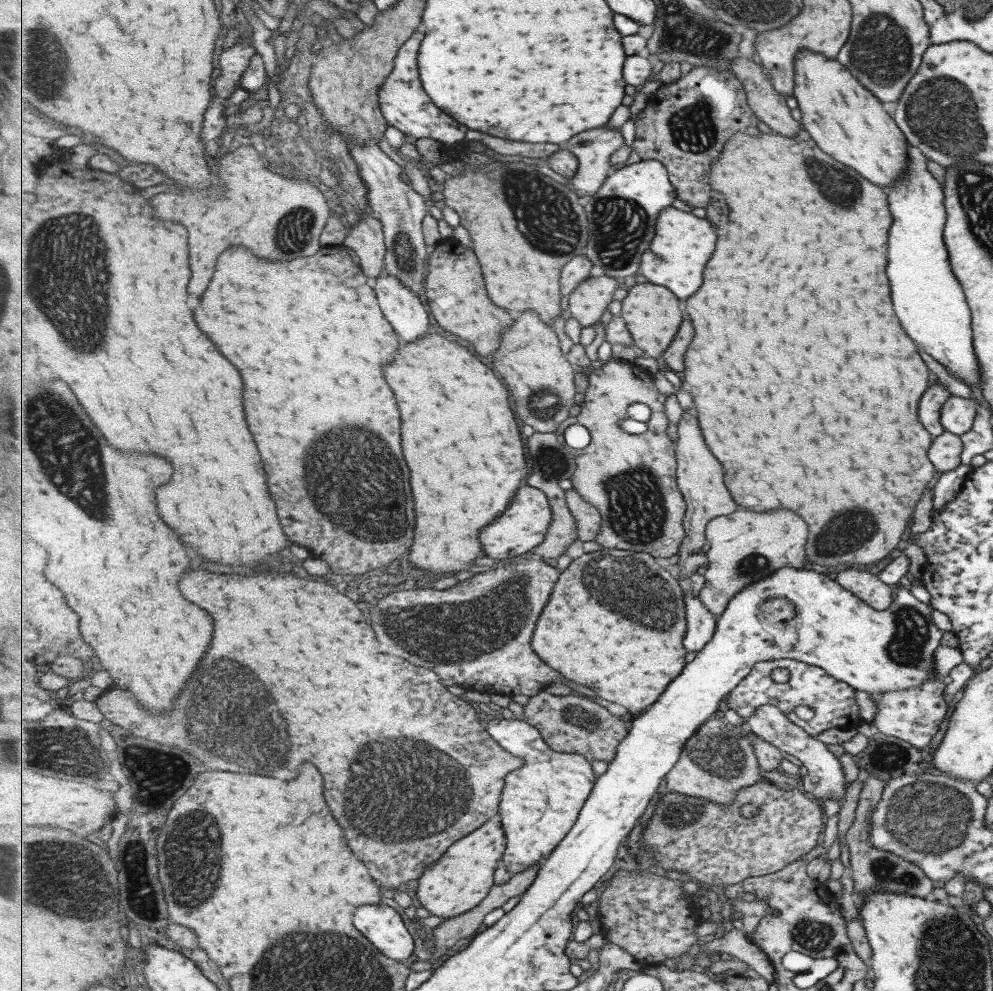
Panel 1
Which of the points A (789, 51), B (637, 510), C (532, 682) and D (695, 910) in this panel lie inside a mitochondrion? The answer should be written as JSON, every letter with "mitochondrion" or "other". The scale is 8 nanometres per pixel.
{"A":"other","B":"mitochondrion","C":"other","D":"other"}

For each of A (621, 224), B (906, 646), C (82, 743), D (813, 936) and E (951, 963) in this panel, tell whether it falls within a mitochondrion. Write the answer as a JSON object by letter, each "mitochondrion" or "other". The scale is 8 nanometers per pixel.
{"A":"mitochondrion","B":"mitochondrion","C":"mitochondrion","D":"mitochondrion","E":"mitochondrion"}

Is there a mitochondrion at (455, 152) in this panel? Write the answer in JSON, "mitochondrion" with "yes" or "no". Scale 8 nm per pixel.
{"mitochondrion":"no"}

